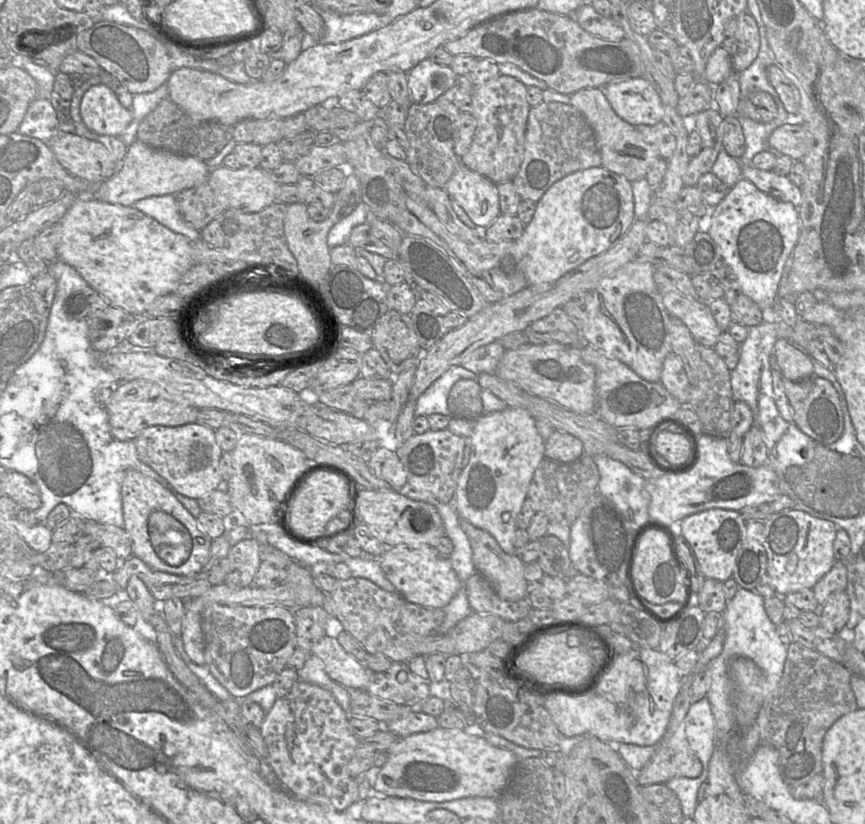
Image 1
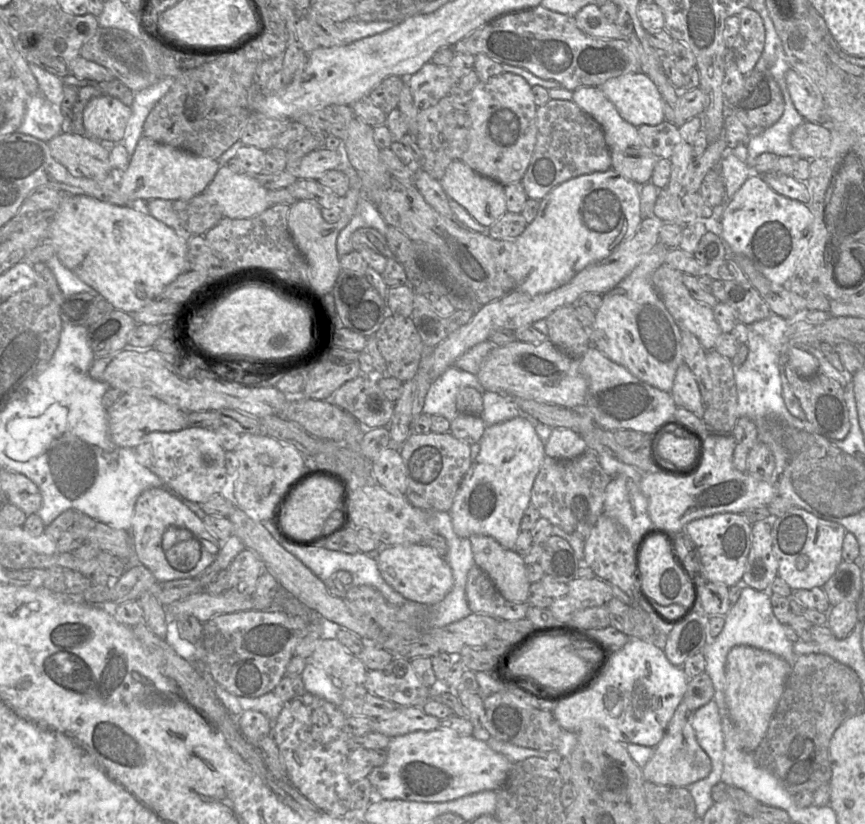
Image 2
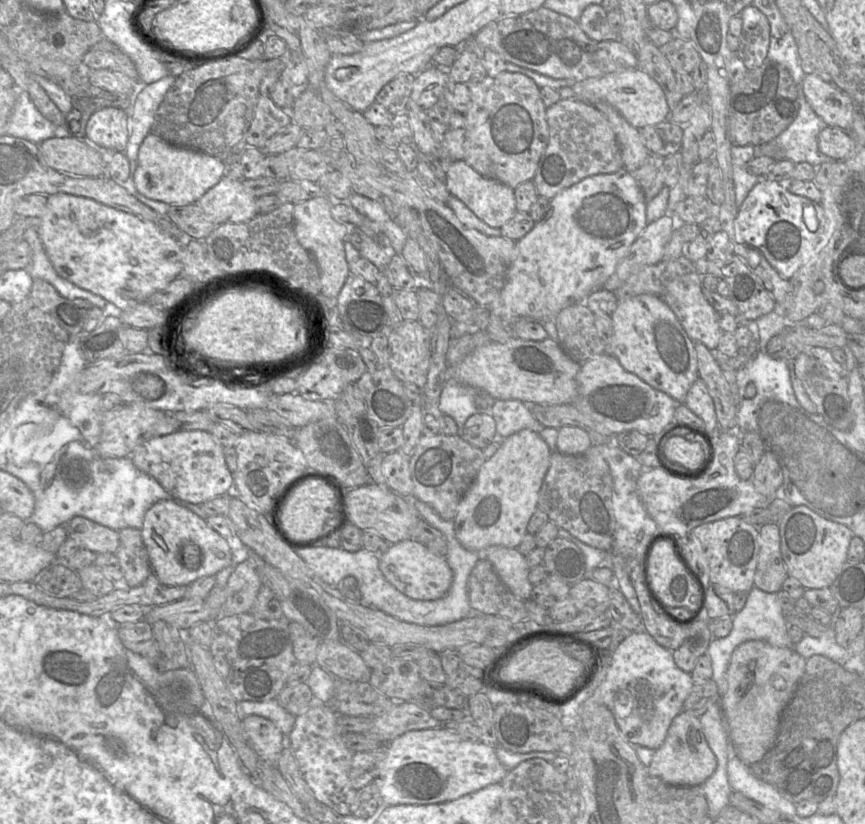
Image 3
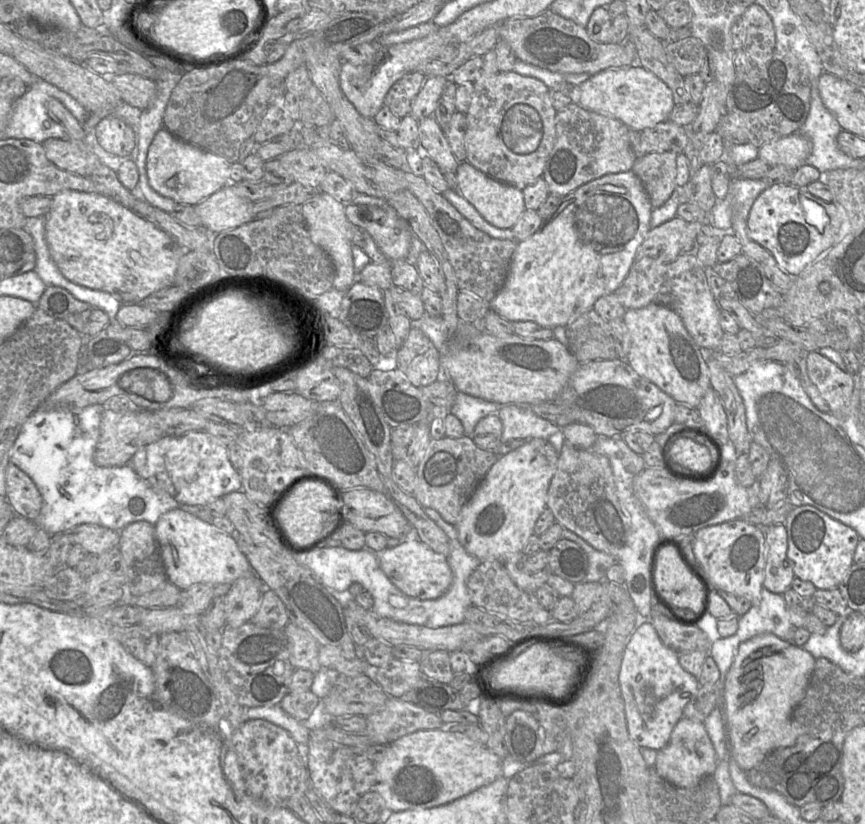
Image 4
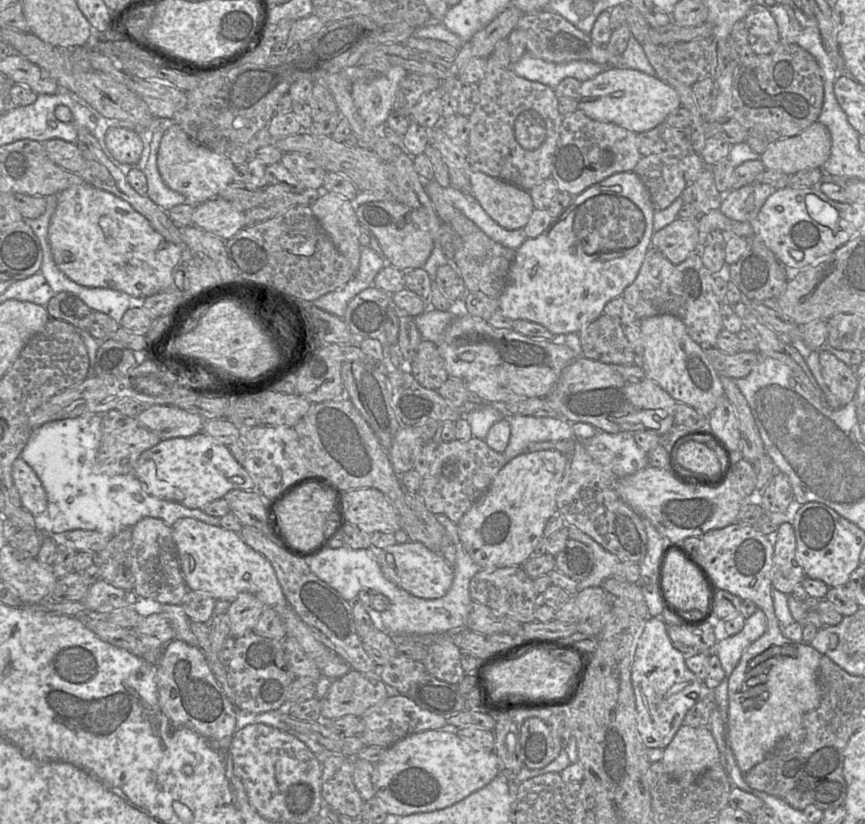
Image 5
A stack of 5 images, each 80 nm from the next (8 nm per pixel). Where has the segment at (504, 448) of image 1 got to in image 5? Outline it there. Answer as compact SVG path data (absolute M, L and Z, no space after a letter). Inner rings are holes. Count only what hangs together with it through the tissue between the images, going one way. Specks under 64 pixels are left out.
M554 449L519 454L503 466L487 491L463 515L457 524L460 541L482 569L522 566L531 557L548 519L557 509L556 498L567 462L568 456Z

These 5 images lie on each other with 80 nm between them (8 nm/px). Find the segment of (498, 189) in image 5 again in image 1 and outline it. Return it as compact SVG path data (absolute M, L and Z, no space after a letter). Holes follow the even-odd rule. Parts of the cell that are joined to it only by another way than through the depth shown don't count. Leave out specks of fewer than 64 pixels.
M461 164L444 187L475 225L487 228L500 216L497 184Z

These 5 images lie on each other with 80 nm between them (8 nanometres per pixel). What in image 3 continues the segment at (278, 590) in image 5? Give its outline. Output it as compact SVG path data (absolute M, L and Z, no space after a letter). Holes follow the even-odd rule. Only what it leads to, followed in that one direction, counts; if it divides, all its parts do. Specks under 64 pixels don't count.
M160 500L145 513L141 535L150 565L158 580L168 586L188 586L195 580L215 576L233 565L231 542L194 512L173 500Z

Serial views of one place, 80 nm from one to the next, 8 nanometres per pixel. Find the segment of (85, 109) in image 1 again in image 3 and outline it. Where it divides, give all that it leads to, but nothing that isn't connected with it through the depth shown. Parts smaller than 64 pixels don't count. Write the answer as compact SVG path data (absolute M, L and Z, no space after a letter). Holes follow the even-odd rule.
M117 107L94 112L86 125L86 137L114 152L124 152L128 143L128 115Z

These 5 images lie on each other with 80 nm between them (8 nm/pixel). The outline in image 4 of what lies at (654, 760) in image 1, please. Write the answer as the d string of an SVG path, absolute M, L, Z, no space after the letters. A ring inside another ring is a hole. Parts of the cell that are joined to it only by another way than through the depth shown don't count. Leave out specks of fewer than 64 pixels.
M685 717L680 719L675 725L666 747L658 751L654 768L663 779L680 788L694 787L704 778L712 776L717 768L717 754L703 723Z

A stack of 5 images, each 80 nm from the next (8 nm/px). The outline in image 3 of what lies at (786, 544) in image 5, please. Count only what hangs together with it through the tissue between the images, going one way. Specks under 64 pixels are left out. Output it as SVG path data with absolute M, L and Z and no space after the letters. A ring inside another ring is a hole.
M766 523L759 527L759 556L754 586L768 593L777 593L787 577L778 524Z

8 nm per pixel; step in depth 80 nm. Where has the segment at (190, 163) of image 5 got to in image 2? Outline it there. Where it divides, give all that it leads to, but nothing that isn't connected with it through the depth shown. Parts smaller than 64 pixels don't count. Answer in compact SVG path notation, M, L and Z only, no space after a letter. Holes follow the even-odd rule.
M142 136L127 168L115 174L121 193L131 204L151 199L188 200L204 192L220 166L216 159L198 156Z

